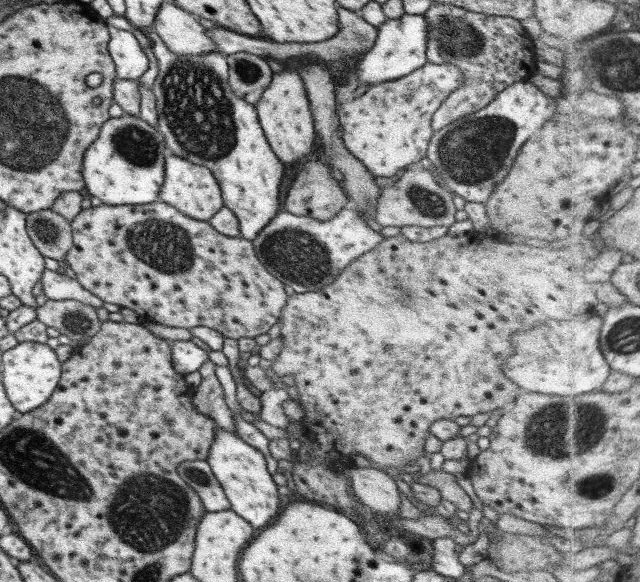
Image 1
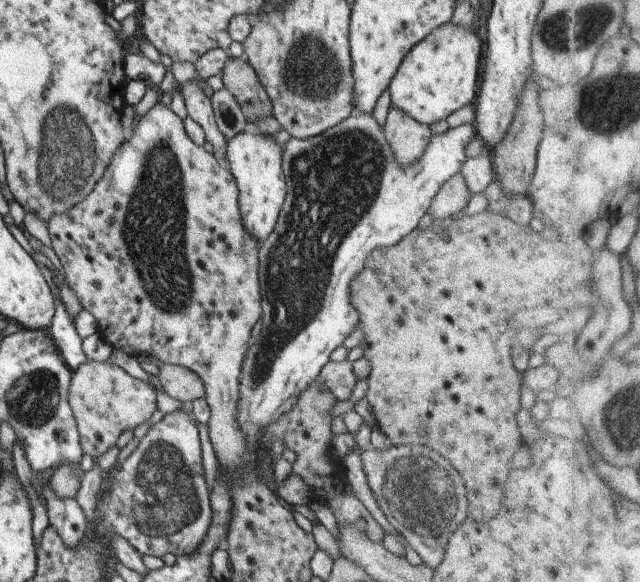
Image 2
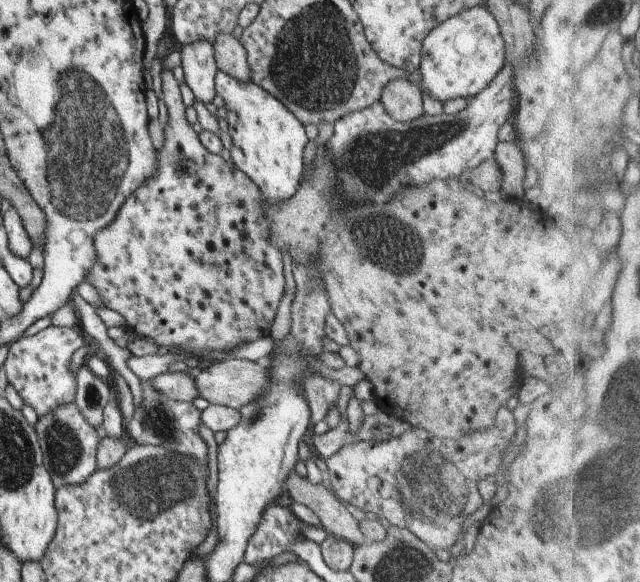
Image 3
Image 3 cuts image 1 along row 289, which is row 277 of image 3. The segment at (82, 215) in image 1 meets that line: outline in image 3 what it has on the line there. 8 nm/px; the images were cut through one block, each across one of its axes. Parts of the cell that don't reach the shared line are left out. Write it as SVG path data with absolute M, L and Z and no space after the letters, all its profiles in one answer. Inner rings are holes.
M163 67L160 73L161 78L161 100L165 108L167 108L167 124L163 127L163 146L155 152L157 156L157 164L155 164L155 172L151 178L147 178L139 188L135 188L135 192L131 192L125 202L121 204L121 208L117 210L115 218L101 228L95 236L93 236L93 248L95 248L95 262L89 268L85 282L91 284L97 294L103 307L115 310L117 314L123 317L125 327L122 329L129 335L139 336L139 338L149 338L153 344L157 346L169 346L171 349L185 352L185 354L193 354L197 358L201 358L203 363L223 361L225 354L236 349L240 344L257 340L261 336L269 335L271 321L277 310L279 300L284 291L283 272L281 264L280 252L269 242L268 232L269 224L265 220L263 210L261 210L261 200L259 189L254 182L249 180L239 168L235 168L235 164L231 161L225 161L220 155L214 155L207 152L197 134L191 129L191 125L185 119L185 106L181 100L179 86L173 77L172 69Z

